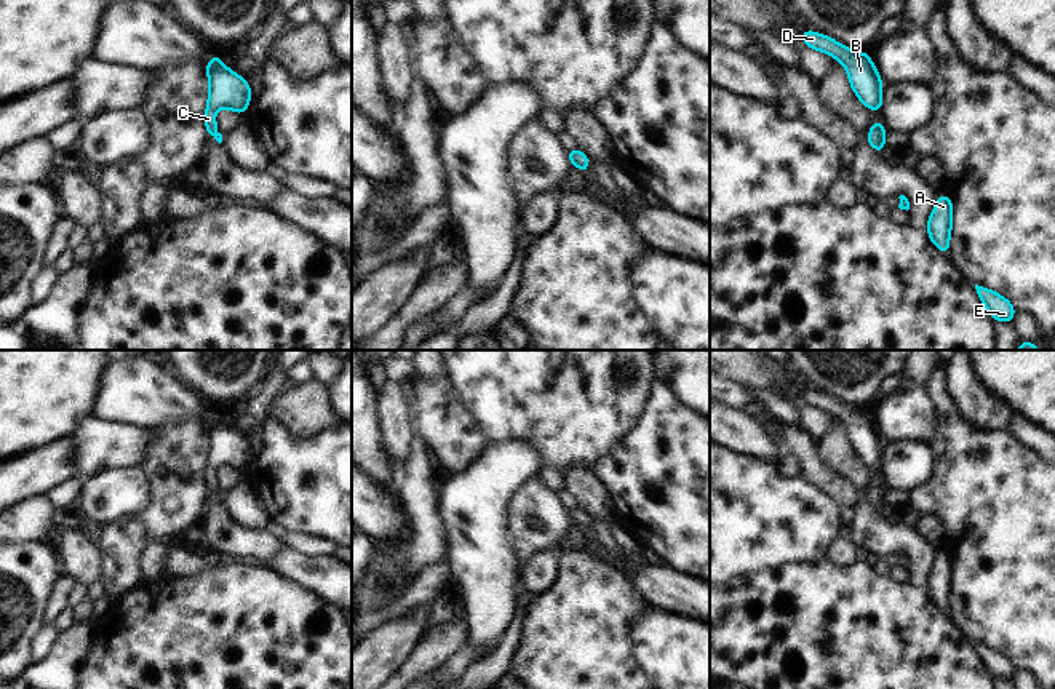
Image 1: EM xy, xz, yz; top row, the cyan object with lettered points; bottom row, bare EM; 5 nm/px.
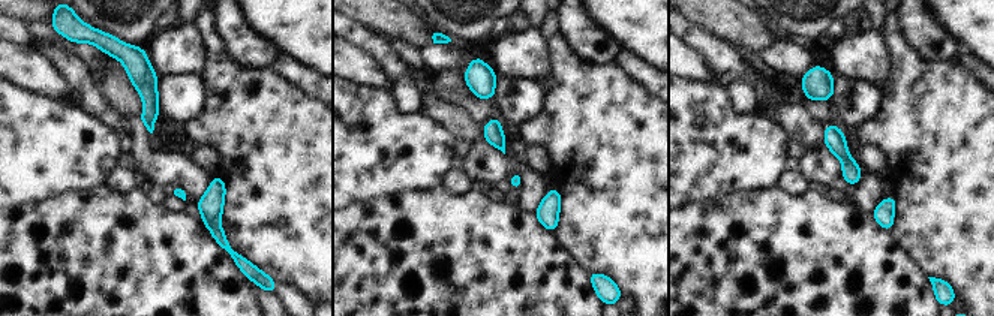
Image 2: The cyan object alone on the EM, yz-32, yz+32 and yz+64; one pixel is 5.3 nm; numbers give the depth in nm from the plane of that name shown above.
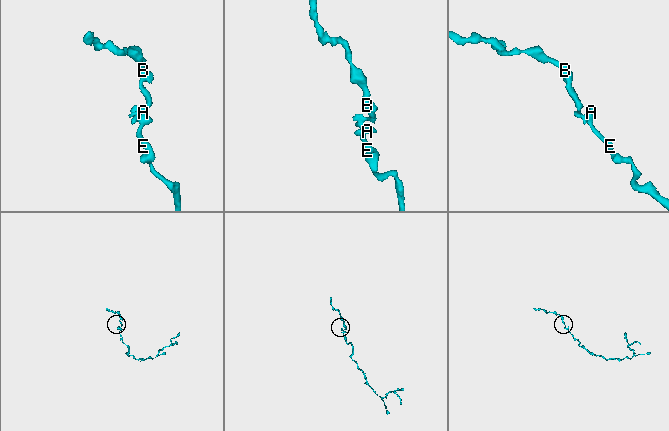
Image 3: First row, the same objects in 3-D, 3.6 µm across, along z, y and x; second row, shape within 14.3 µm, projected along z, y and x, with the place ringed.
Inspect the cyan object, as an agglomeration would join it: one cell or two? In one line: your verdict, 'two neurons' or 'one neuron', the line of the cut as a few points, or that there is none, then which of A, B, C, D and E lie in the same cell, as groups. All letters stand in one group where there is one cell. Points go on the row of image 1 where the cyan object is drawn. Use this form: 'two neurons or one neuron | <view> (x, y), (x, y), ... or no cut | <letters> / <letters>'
one neuron | no cut | A B C D E

